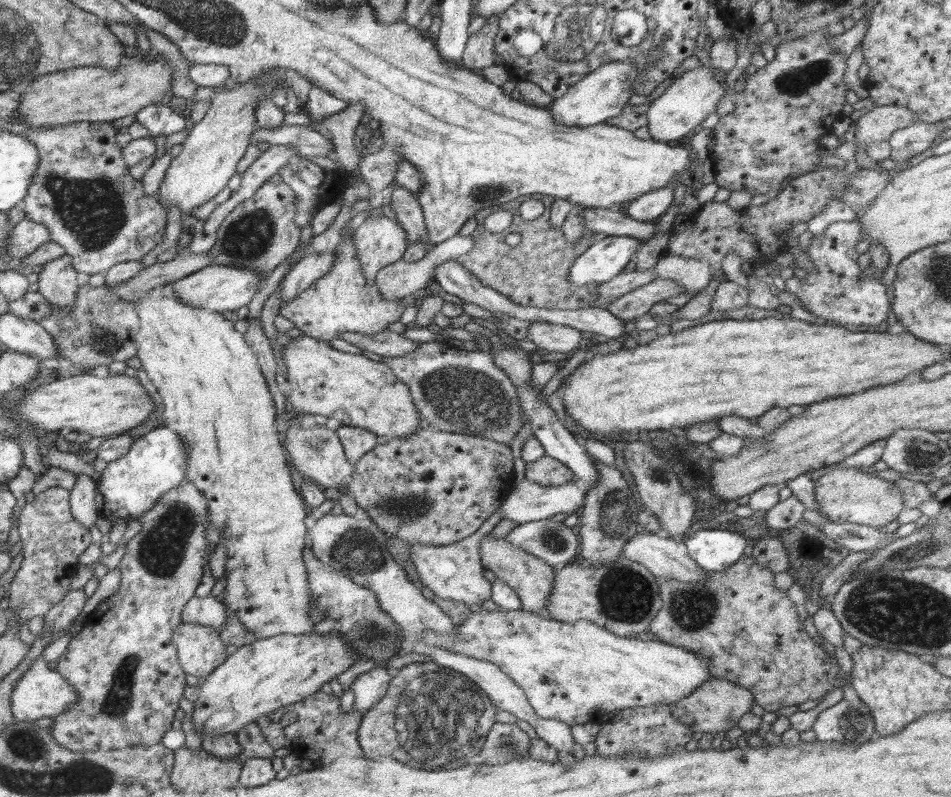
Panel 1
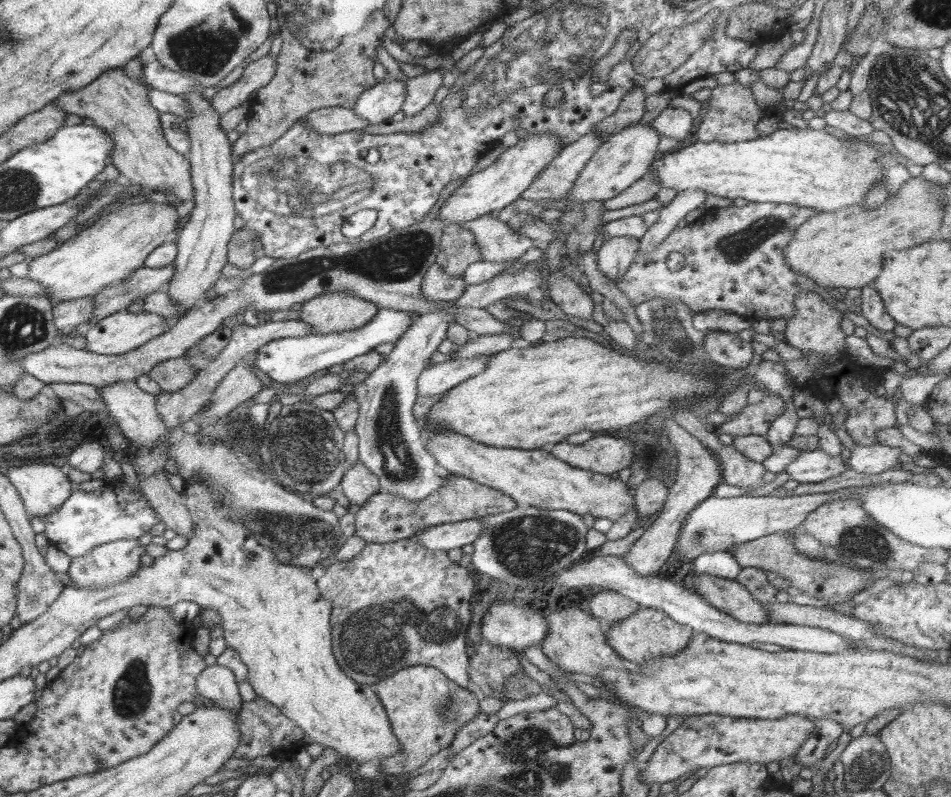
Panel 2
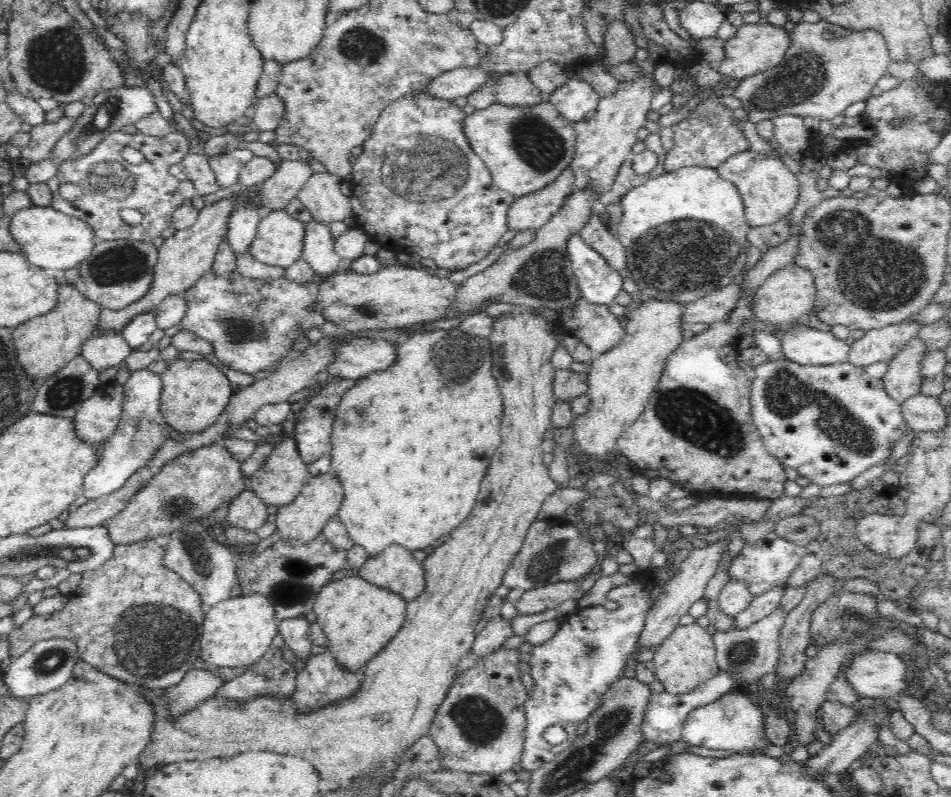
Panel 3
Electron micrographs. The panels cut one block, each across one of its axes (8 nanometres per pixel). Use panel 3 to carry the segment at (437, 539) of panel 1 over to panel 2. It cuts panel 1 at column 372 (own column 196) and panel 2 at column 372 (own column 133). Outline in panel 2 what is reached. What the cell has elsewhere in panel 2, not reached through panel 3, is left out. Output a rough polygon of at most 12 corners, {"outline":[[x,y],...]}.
{"outline":[[448,473],[420,502],[378,492],[360,505],[366,544],[514,510],[493,487]]}

